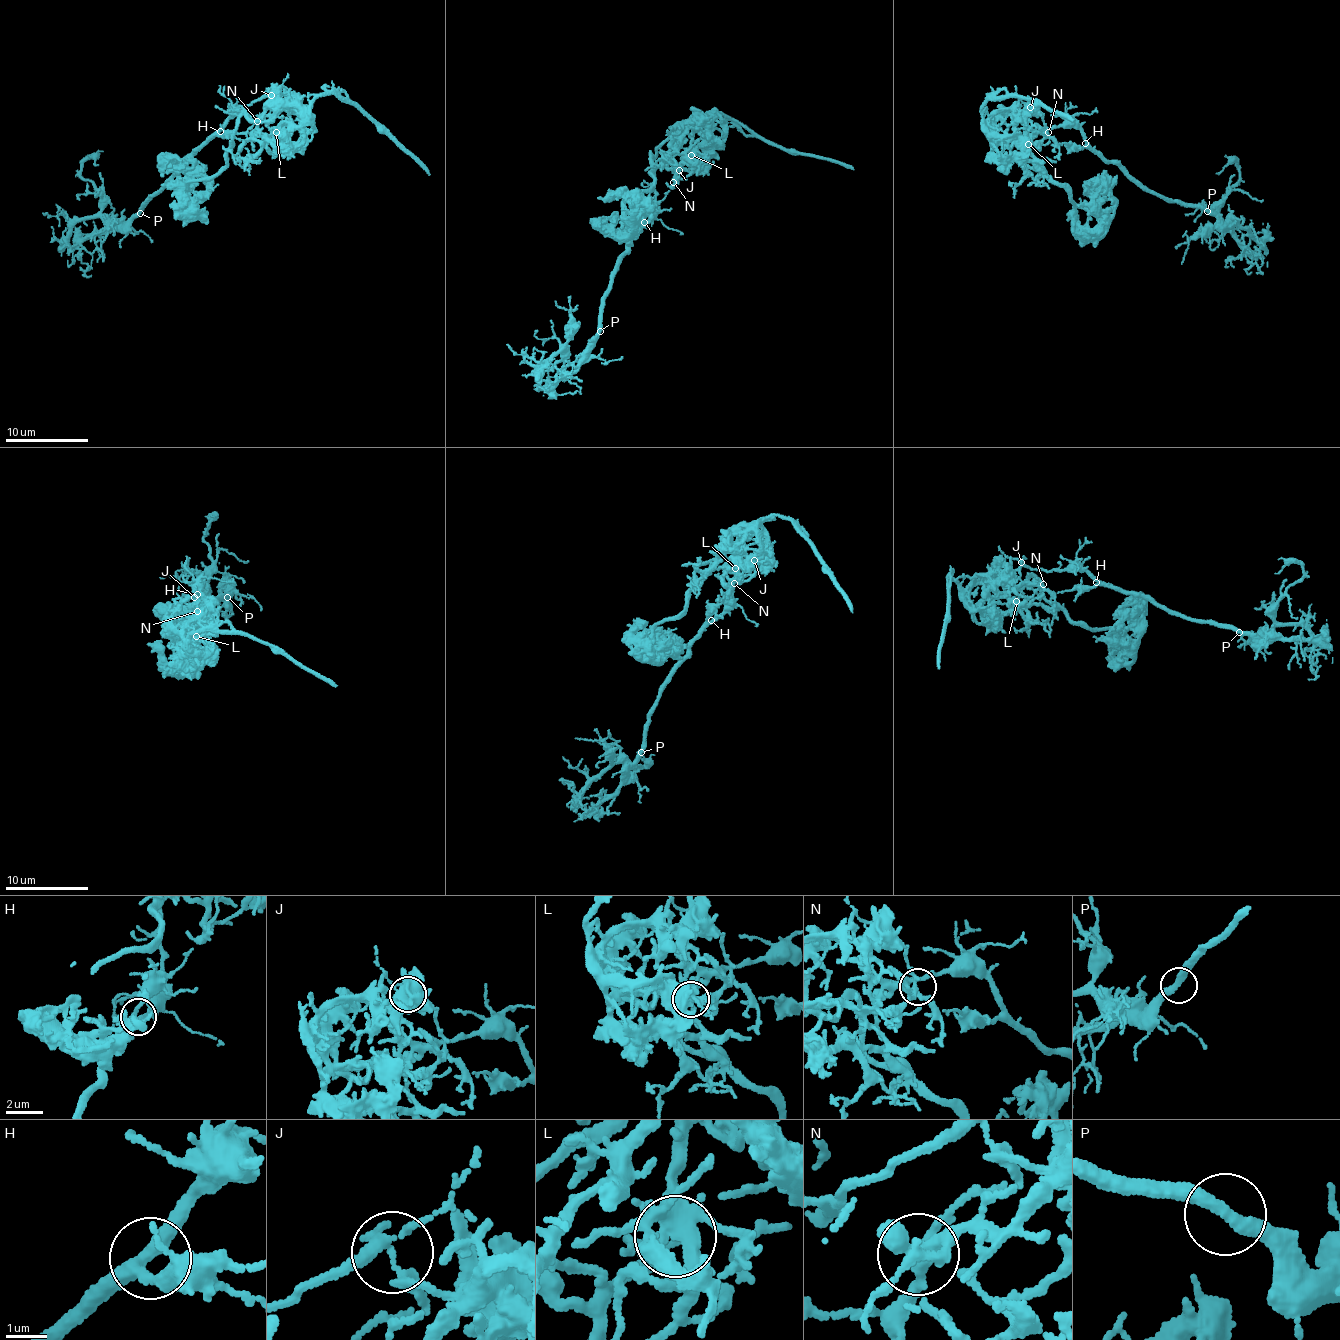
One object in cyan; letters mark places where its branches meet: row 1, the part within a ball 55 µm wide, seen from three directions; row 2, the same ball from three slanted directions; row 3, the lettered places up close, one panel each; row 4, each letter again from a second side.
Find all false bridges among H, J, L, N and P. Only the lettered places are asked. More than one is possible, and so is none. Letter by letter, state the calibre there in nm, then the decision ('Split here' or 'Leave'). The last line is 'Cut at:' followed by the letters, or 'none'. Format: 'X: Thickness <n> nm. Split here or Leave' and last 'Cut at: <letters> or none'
H: Thickness 320 nm. Leave
J: Thickness 240 nm. Split here
L: Thickness 400 nm. Leave
N: Thickness 260 nm. Leave
P: Thickness 360 nm. Leave
Cut at: J

